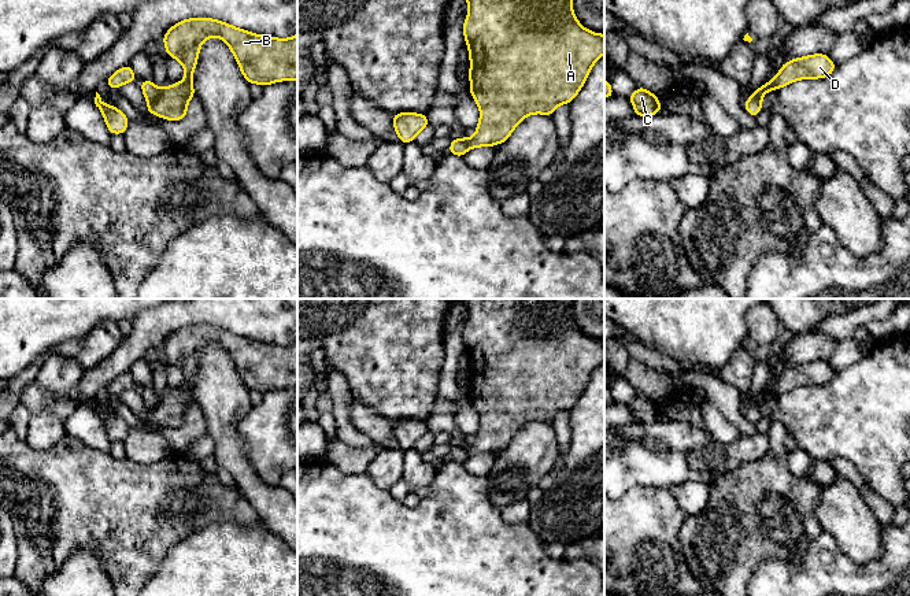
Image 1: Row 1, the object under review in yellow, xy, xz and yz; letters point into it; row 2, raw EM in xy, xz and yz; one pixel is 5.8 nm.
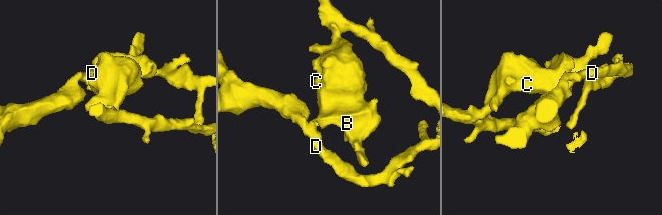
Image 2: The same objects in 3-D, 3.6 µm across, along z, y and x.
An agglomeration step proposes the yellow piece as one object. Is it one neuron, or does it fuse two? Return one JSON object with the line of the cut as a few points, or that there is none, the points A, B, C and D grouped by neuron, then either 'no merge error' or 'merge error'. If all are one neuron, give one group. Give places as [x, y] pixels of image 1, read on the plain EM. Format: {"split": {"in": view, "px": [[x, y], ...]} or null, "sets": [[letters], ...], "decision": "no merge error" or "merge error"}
{"split": {"in": "xy", "px": [[161, 396], [161, 402], [148, 410]]}, "sets": [["A", "B", "C"], ["D"]], "decision": "merge error"}

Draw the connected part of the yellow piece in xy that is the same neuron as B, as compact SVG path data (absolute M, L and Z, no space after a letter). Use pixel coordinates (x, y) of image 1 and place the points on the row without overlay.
M188 325L171 333L162 345L167 363L184 373L185 385L162 393L159 406L148 410L148 421L174 429L186 425L188 408L196 404L193 380L200 353L210 344L228 351L248 390L265 395L274 389L297 388L297 340L291 345L277 345L212 325Z

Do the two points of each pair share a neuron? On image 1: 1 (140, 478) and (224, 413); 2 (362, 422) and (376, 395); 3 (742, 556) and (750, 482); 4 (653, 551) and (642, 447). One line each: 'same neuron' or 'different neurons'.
1: different neurons
2: different neurons
3: same neuron
4: different neurons

